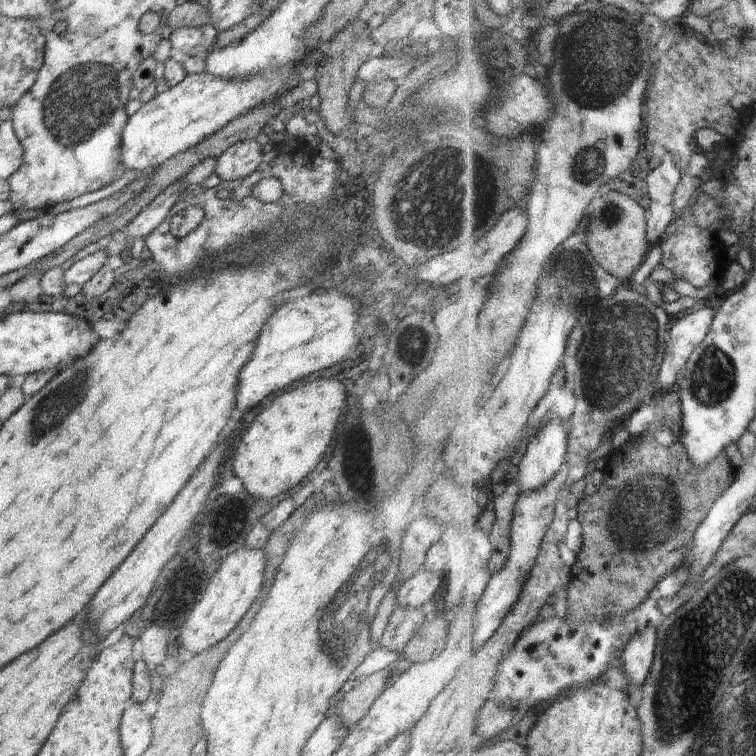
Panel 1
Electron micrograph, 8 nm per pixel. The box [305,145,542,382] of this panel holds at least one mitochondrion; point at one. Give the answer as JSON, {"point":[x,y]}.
{"point":[443,197]}

